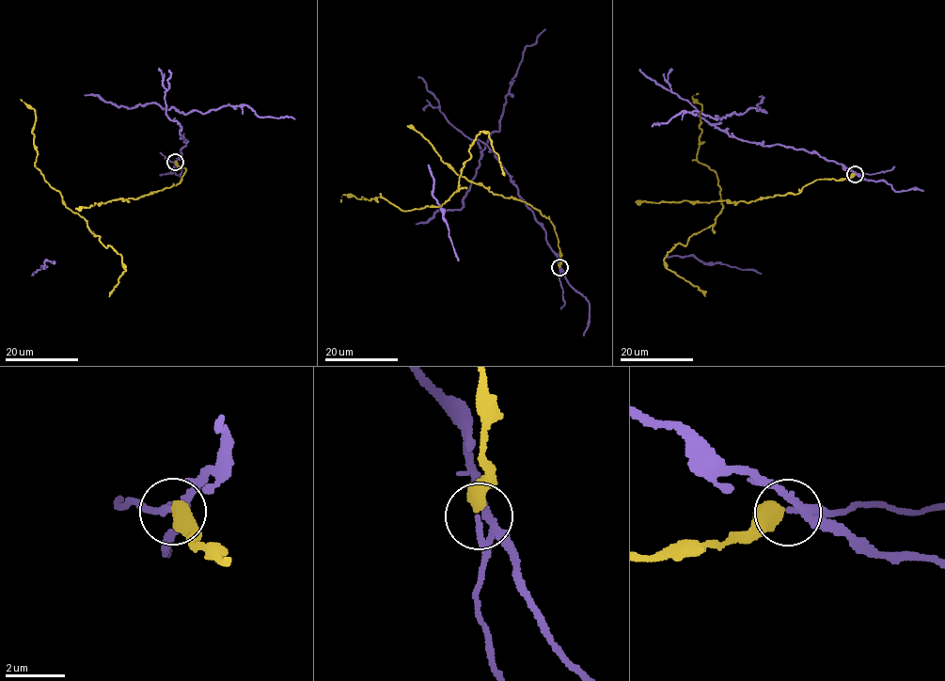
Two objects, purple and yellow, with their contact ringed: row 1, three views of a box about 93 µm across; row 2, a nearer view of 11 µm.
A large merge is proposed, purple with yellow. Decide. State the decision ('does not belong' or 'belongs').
does not belong

